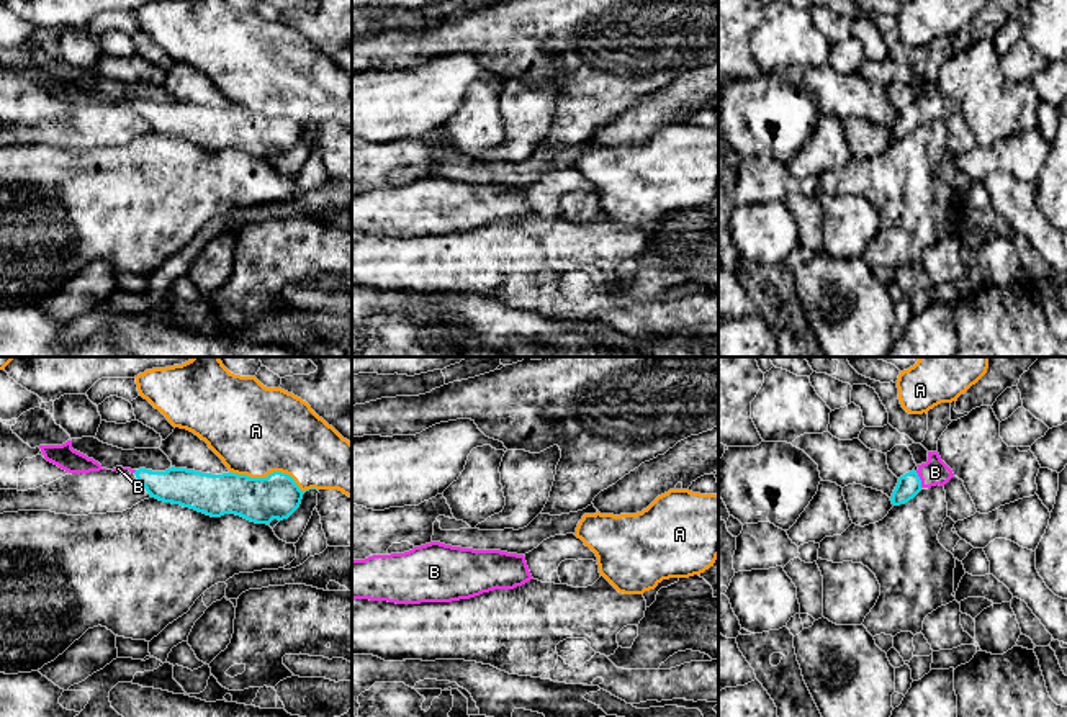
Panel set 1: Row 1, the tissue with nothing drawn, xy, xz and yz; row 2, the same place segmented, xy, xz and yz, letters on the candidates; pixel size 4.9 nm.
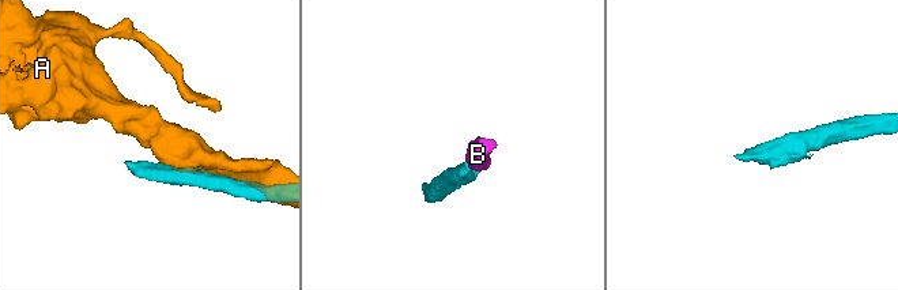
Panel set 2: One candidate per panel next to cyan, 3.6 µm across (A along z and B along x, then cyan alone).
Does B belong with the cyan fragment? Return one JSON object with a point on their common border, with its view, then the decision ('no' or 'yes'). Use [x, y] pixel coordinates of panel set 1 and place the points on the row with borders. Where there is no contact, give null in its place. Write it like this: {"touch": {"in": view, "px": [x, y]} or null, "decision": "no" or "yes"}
{"touch": {"in": "yz", "px": [920, 480]}, "decision": "yes"}

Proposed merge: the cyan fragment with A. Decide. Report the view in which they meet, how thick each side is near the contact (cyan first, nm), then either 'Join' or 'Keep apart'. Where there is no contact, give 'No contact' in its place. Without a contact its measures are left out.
Touches cyan in xy. Thickness 220 nm (cyan) against 440 nm. Keep apart

